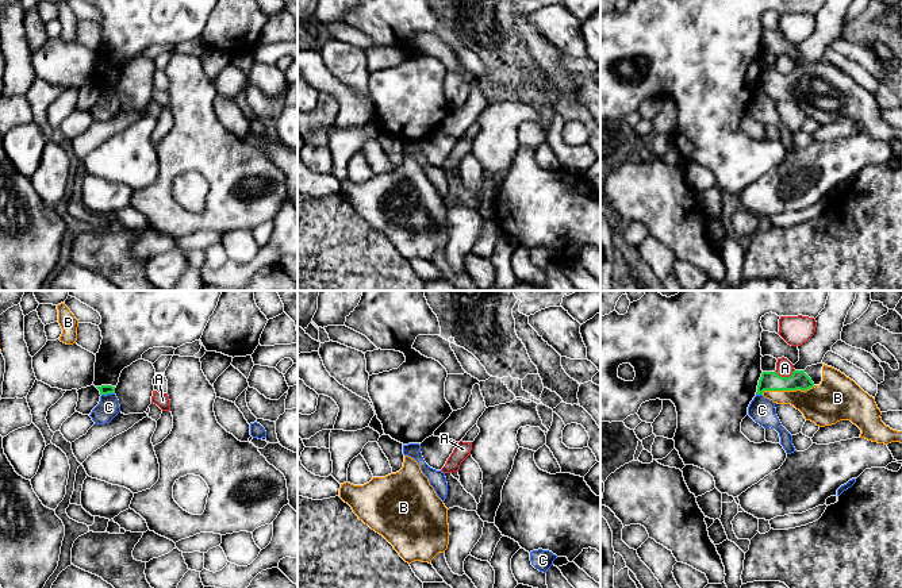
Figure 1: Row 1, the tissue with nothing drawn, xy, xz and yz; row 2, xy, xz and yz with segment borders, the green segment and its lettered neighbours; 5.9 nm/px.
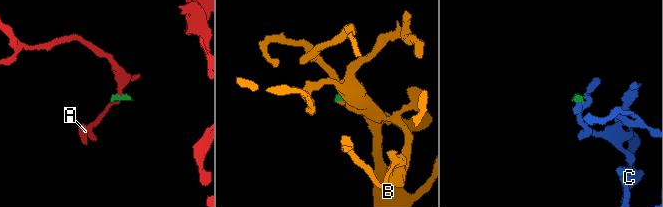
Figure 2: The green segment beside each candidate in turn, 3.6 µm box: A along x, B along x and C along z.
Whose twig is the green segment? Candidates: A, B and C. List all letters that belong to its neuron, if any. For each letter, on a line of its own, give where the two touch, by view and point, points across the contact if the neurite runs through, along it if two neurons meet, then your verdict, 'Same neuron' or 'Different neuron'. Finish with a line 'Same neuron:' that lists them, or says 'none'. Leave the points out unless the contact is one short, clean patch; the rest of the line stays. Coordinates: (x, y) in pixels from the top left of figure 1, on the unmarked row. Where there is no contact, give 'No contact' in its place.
A: Touches green at yz (785, 75). Boundary: yz (794, 66), (789, 73), (780, 73), (775, 68). Different neuron
B: Touches green at yz (789, 87). Path across: yz (770, 77), (779, 87), (789, 87), (825, 102). Same neuron
C: Touches green at xy (107, 91). Different neuron
Same neuron: B

